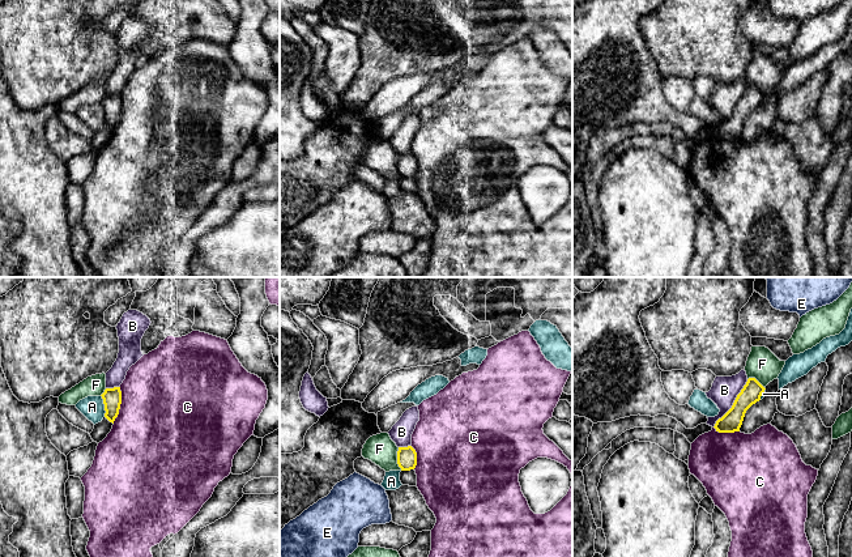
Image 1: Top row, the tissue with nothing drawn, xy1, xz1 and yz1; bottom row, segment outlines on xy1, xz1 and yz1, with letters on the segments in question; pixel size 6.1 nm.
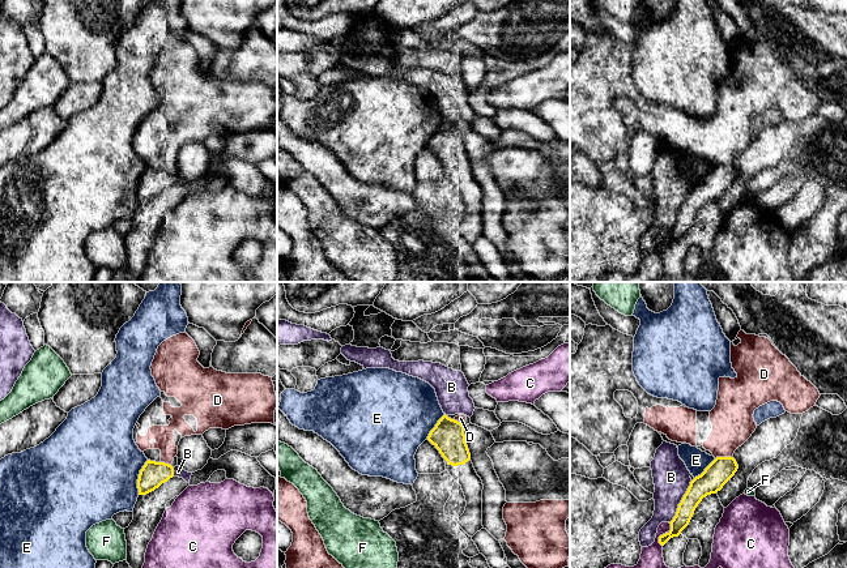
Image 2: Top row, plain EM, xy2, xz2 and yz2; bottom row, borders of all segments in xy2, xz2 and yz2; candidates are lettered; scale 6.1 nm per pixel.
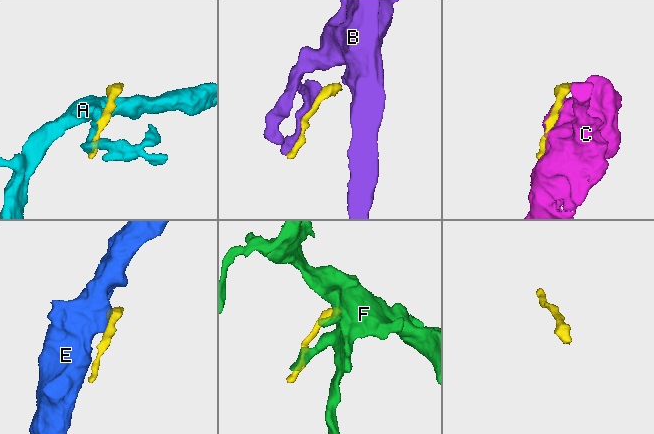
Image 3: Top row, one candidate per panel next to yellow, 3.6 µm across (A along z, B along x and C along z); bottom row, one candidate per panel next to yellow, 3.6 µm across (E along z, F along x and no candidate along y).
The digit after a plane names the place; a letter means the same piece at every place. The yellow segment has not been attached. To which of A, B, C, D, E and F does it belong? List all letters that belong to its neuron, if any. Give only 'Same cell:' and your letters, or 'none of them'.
Same cell: D

